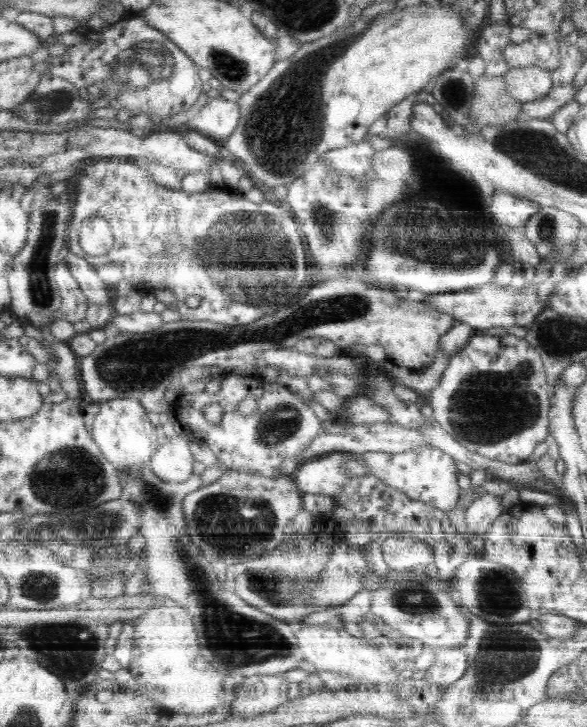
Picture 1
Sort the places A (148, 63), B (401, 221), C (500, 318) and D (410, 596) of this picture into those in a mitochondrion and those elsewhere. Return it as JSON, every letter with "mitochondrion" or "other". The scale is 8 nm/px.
{"A":"mitochondrion","B":"mitochondrion","C":"other","D":"mitochondrion"}

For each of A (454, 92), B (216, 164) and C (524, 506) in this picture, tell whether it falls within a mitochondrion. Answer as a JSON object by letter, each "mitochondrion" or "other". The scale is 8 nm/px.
{"A":"mitochondrion","B":"other","C":"other"}

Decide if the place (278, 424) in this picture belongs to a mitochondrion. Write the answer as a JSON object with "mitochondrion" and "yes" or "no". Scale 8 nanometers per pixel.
{"mitochondrion":"yes"}

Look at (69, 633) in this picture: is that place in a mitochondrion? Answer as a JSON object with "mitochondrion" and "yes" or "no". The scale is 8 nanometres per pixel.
{"mitochondrion":"yes"}

